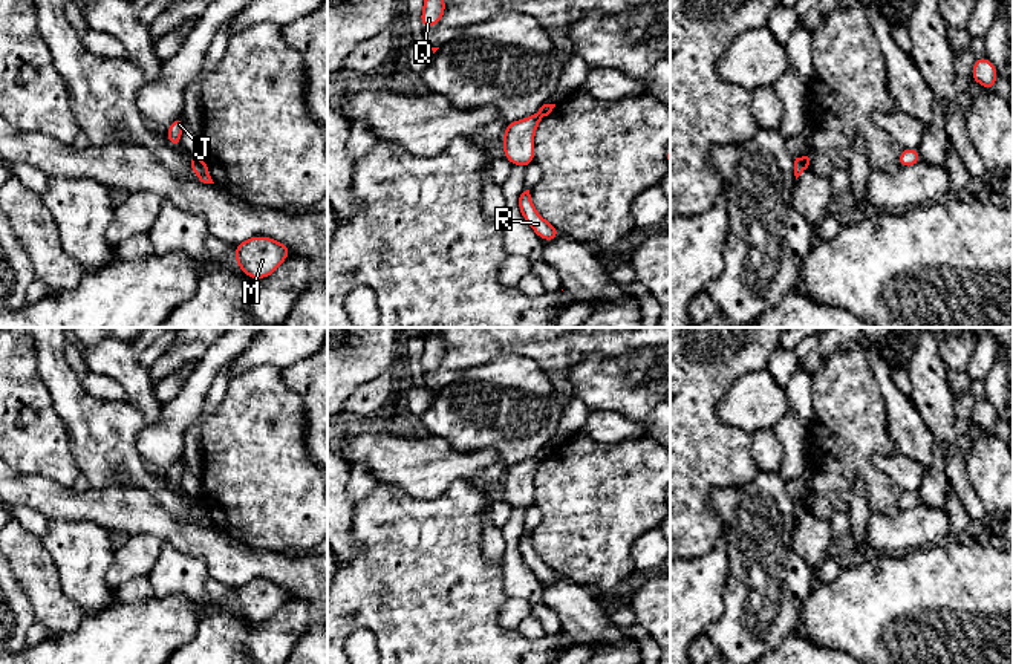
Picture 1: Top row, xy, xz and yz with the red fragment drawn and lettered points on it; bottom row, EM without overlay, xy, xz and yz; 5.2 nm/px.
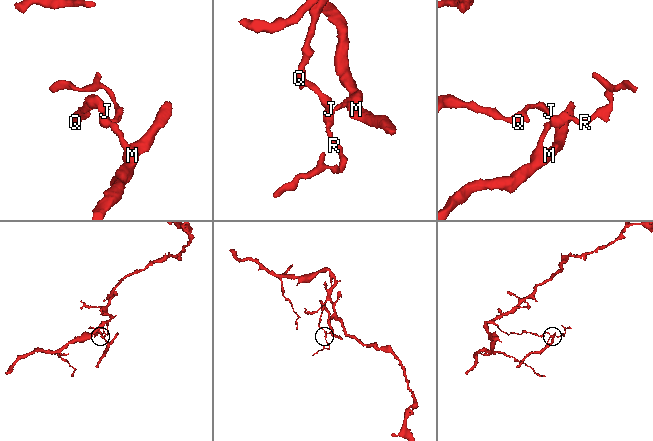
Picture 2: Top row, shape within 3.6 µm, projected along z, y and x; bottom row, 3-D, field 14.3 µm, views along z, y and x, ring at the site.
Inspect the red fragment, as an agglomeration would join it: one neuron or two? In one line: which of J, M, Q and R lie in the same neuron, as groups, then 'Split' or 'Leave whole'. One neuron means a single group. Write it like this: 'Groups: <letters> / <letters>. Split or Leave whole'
Groups: J Q R / M. Split

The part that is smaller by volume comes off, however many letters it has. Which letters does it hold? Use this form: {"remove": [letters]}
{"remove": ["M"]}

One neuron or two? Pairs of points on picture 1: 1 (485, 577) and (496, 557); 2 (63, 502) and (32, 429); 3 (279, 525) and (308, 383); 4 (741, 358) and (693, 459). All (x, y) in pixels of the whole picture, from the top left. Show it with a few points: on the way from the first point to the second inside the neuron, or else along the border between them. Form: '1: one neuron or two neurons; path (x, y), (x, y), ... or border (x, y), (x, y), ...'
1: two neurons; border (481, 528), (482, 554), (488, 560), (502, 565)
2: two neurons; border (19, 471), (48, 476), (72, 488)
3: two neurons; border (282, 374), (282, 380), (303, 404), (303, 439)
4: one neuron; path (715, 383), (693, 404), (693, 433)

